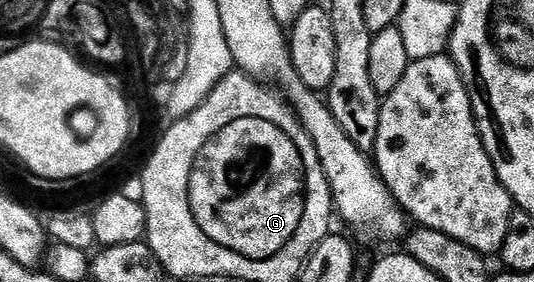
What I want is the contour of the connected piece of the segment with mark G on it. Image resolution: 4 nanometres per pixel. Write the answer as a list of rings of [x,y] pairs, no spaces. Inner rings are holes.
[[[266,126],[266,132],[264,132],[266,140],[254,140],[254,142],[250,142],[250,146],[248,146],[248,142],[240,140],[240,136],[242,136],[240,132],[222,132],[222,134],[224,136],[218,136],[220,140],[224,140],[224,144],[222,142],[218,144],[220,152],[216,154],[216,144],[212,142],[210,148],[202,154],[198,166],[192,166],[192,170],[196,170],[194,178],[192,178],[192,204],[194,204],[194,212],[198,216],[198,220],[194,220],[194,224],[198,230],[204,230],[204,234],[210,234],[218,242],[232,246],[236,250],[242,250],[242,258],[250,258],[252,264],[260,264],[260,262],[266,264],[266,262],[274,260],[276,254],[282,252],[292,242],[296,232],[300,230],[300,224],[302,224],[304,214],[306,214],[308,190],[310,190],[308,188],[308,172],[310,172],[308,162],[300,160],[300,148],[297,141],[288,137],[280,126]],[[232,146],[236,146],[234,150],[248,146],[248,152],[250,152],[248,156],[250,156],[252,166],[254,166],[252,174],[262,174],[262,176],[252,176],[252,178],[260,178],[260,182],[254,182],[254,186],[244,194],[242,192],[230,192],[230,178],[224,178],[226,168],[230,166],[232,160],[246,160],[246,156],[240,156],[238,152],[232,154]]]

